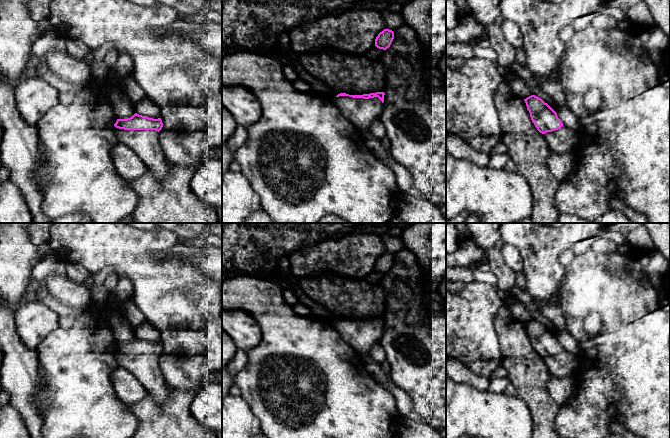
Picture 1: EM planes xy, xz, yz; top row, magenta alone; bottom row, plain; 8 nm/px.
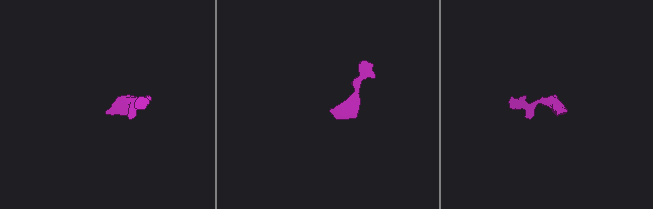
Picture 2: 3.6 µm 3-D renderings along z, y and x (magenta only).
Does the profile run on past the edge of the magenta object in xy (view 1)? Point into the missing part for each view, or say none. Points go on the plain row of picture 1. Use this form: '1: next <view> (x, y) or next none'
1: next xy (145, 367)

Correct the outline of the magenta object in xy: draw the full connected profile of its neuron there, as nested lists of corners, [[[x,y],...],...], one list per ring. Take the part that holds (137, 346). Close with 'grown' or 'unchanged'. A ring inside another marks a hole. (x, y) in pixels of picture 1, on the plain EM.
[[[135,337],[127,343],[117,343],[114,348],[119,367],[129,371],[159,404],[168,398],[168,385],[159,367],[161,342],[153,343]]]; grown

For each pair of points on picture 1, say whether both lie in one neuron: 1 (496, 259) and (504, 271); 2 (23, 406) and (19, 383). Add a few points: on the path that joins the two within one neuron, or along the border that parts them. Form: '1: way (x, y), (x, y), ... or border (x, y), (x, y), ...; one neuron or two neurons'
1: way (496, 262), (501, 268); one neuron
2: way (23, 400), (22, 389); one neuron

